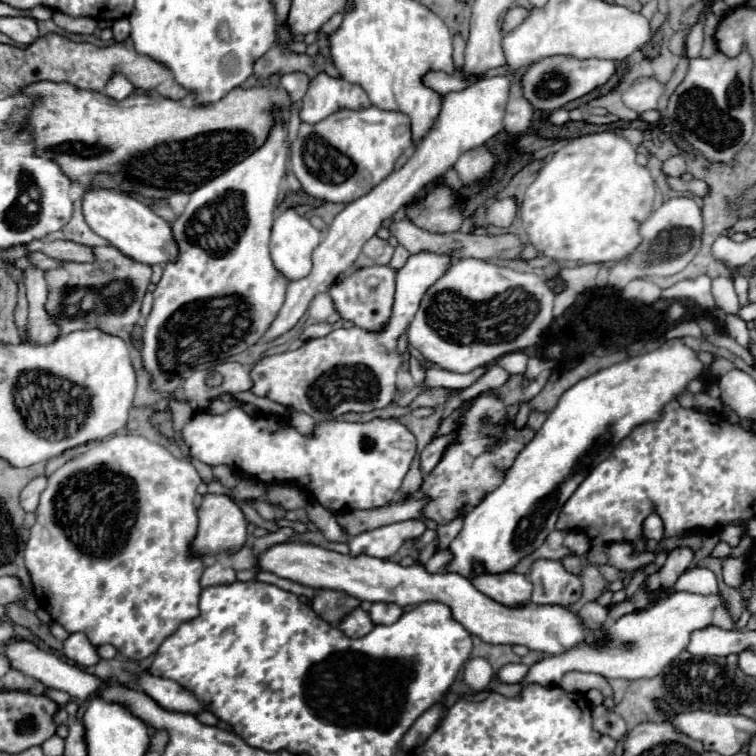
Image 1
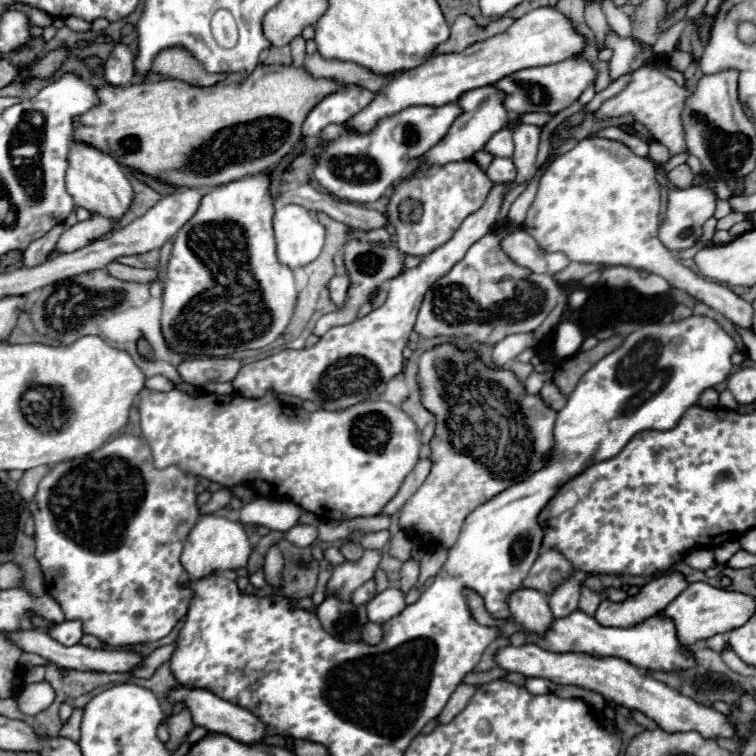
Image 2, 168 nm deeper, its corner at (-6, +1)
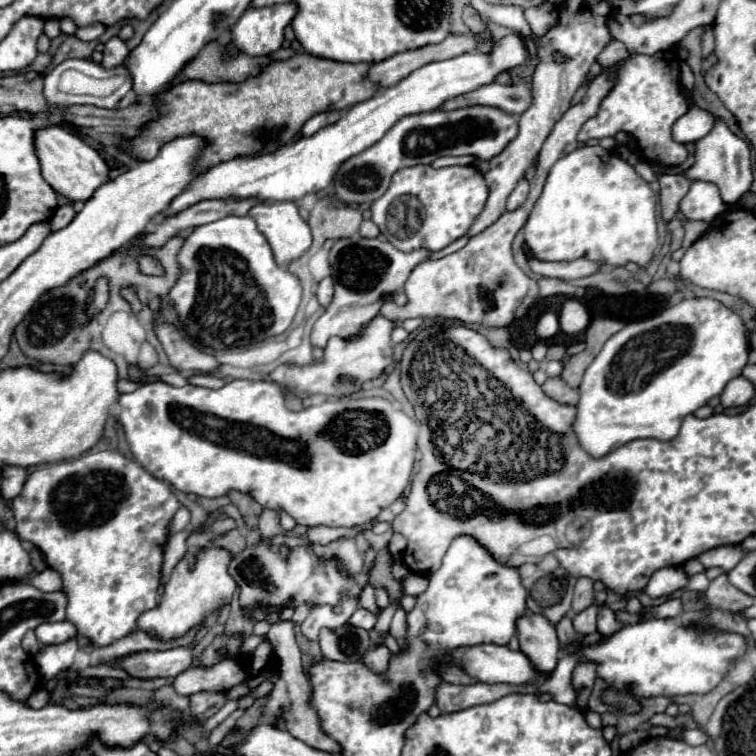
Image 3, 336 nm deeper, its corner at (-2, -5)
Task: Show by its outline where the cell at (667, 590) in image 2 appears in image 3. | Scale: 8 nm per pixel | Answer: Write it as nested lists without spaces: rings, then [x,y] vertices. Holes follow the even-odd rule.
[[[590,605],[588,609],[580,611],[578,615],[574,615],[572,619],[574,623],[574,629],[580,633],[580,635],[590,635],[596,631],[596,605]]]

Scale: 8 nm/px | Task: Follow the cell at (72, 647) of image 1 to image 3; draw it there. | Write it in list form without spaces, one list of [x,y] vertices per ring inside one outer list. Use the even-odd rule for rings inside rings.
[[[60,621],[60,623],[42,623],[34,629],[38,641],[42,645],[56,645],[64,643],[68,639],[76,637],[76,627],[70,621]]]

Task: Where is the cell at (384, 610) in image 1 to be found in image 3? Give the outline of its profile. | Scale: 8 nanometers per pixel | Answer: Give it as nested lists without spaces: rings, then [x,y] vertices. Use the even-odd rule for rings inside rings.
[[[356,609],[354,613],[352,613],[352,617],[348,619],[348,623],[352,625],[352,627],[362,627],[362,629],[372,629],[374,625],[376,625],[376,617],[370,613],[370,611],[366,611],[366,609]]]

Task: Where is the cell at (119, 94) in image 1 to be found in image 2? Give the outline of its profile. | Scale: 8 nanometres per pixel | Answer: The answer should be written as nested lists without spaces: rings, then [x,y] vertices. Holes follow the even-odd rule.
[[[118,43],[112,55],[104,63],[104,81],[116,87],[130,85],[134,81],[134,55],[128,45]]]

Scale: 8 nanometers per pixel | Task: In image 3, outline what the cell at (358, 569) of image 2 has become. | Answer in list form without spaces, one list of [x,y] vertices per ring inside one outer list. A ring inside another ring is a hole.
[[[348,597],[342,601],[342,613],[332,613],[332,607],[324,605],[324,607],[314,607],[310,611],[310,615],[304,619],[304,623],[300,625],[302,635],[308,641],[318,641],[318,635],[322,629],[338,629],[340,625],[344,625],[350,615],[354,613],[358,601],[354,597]]]

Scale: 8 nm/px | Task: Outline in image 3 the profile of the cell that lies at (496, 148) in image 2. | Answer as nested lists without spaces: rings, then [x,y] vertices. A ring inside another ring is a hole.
[[[440,157],[432,165],[434,167],[450,167],[450,165],[470,165],[476,157]]]

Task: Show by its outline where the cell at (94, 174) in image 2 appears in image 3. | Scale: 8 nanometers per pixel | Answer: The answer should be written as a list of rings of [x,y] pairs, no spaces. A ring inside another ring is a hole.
[[[50,125],[36,131],[36,157],[40,161],[40,171],[44,181],[52,185],[54,191],[66,195],[70,201],[88,201],[94,191],[108,181],[108,167],[96,149],[86,145],[80,137],[72,135],[60,125]]]

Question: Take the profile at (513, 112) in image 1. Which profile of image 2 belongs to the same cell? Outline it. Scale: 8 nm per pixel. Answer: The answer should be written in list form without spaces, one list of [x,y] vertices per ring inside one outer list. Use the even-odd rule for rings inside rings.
[[[514,115],[510,121],[510,131],[514,137],[516,151],[512,155],[512,161],[518,169],[516,183],[524,183],[536,173],[536,153],[538,153],[538,143],[540,143],[540,129],[536,125],[526,125],[520,123],[520,117]]]

